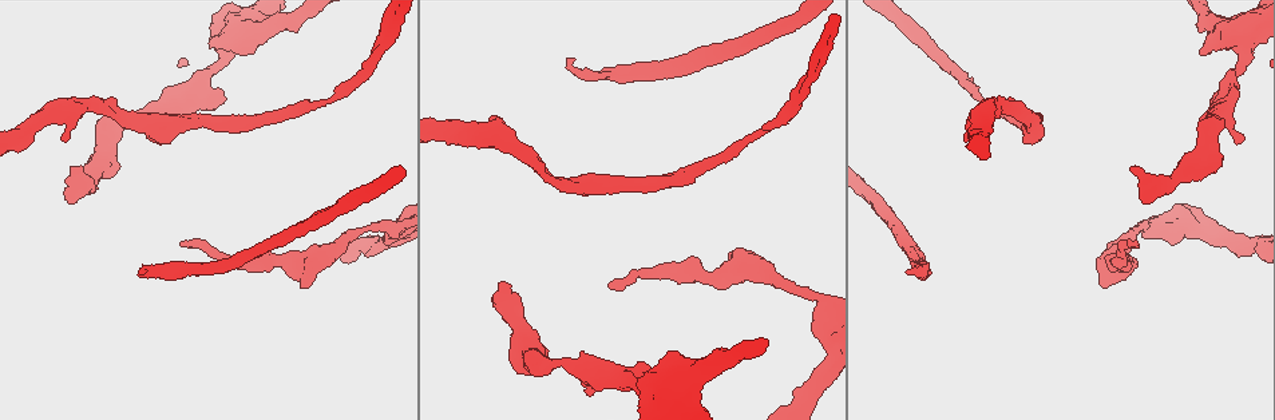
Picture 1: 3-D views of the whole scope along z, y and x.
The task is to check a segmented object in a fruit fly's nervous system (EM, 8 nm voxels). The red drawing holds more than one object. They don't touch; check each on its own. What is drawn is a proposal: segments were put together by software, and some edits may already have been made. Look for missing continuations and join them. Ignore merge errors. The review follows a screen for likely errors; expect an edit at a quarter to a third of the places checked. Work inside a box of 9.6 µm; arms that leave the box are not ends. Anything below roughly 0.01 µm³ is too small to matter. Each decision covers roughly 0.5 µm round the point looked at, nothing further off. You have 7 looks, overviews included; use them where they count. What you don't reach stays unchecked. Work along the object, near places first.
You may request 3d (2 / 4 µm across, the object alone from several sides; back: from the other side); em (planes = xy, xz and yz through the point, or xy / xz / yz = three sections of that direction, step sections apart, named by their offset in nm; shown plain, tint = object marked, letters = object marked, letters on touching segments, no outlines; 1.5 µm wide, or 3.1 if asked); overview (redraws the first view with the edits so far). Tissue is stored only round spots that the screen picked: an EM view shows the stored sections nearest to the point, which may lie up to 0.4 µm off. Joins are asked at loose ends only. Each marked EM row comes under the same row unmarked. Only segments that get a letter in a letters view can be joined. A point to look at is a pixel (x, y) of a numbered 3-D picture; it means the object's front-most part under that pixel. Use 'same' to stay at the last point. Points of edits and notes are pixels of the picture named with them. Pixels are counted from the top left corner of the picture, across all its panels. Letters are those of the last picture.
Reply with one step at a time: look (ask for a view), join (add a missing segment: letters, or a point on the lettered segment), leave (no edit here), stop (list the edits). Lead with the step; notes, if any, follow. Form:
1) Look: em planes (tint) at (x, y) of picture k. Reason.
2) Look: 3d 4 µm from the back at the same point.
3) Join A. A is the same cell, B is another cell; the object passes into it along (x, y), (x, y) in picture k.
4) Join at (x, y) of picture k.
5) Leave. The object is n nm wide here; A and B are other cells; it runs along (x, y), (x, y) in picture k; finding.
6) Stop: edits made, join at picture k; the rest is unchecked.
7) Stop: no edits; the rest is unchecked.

Look: 3d 4 µm from the back at (607, 285) of picture 1.

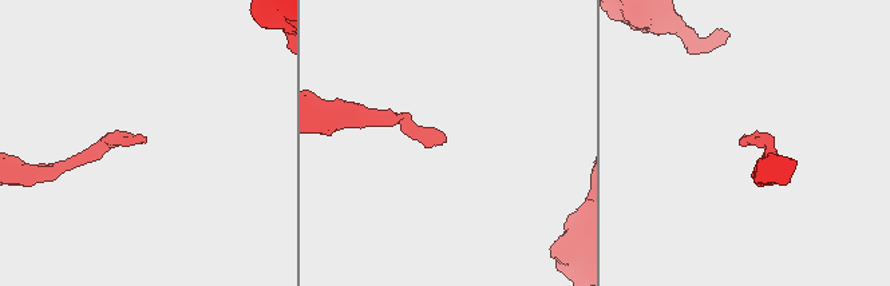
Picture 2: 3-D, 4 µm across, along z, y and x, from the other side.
Look: em xz step 8 (tint) at (743, 135) of picture 2.

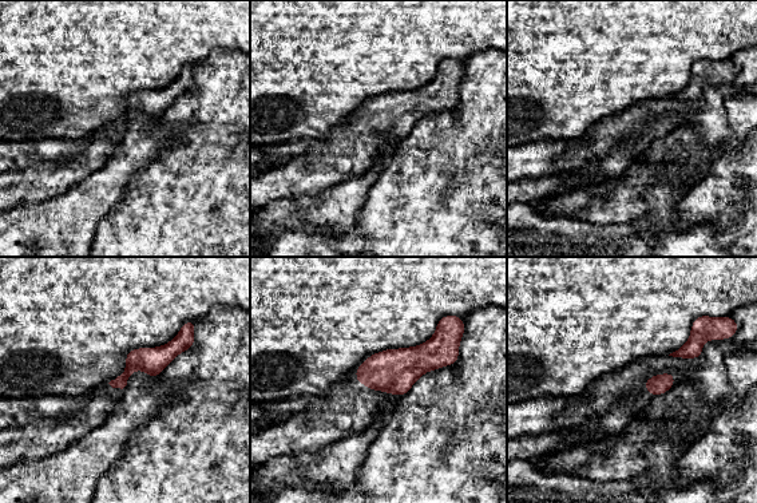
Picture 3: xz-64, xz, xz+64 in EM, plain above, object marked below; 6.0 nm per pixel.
Look: em planes (letters) at the same point.

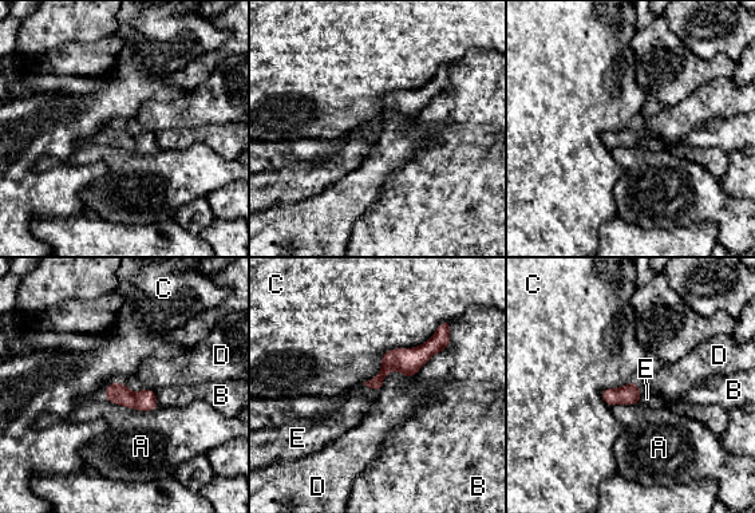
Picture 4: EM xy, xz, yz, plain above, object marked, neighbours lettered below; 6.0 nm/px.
Join E. E is the same cell, A, B, C and D are other cells; the object passes into it along (629, 394), (639, 395), (647, 398) in picture 4; it goes on there.

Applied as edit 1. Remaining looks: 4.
Look: overview.

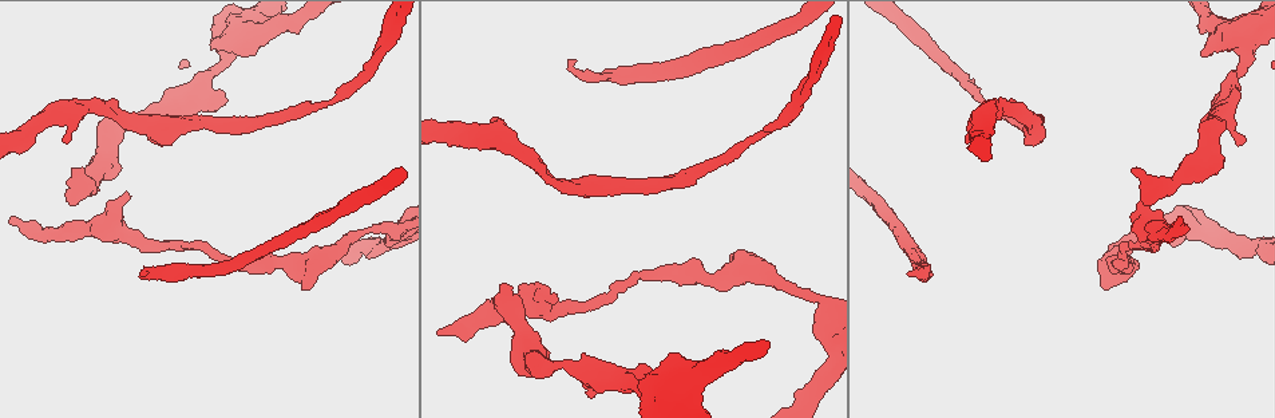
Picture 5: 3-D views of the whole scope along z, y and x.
Look: 3d 4 µm from the back at (500, 286) of picture 5. Stops while still wide.

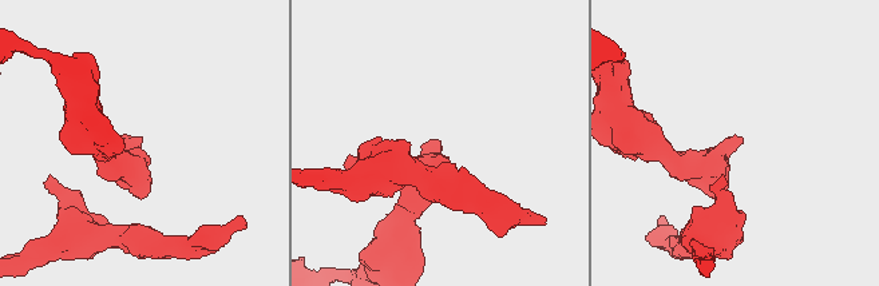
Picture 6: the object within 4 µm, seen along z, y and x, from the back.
Look: em planes (letters) at (742, 138) of picture 6. Now the EM.

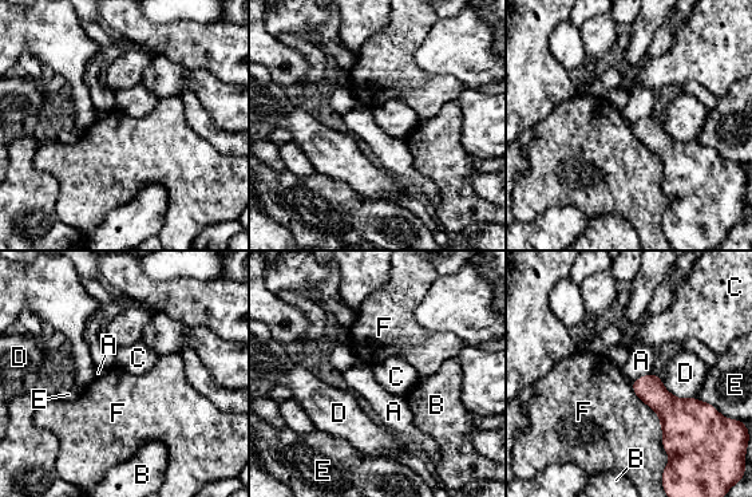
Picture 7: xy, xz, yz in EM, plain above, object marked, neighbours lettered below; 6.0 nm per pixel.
Leave. The longest contact is with F, 550 nm; A, B, C, D, E and F are other cells; a border runs along (652, 373), (644, 374), (630, 383) in picture 7; no lettered segment goes on from it.

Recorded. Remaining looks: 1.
Stop: edits made, join at picture 4; the rest is unchecked.

